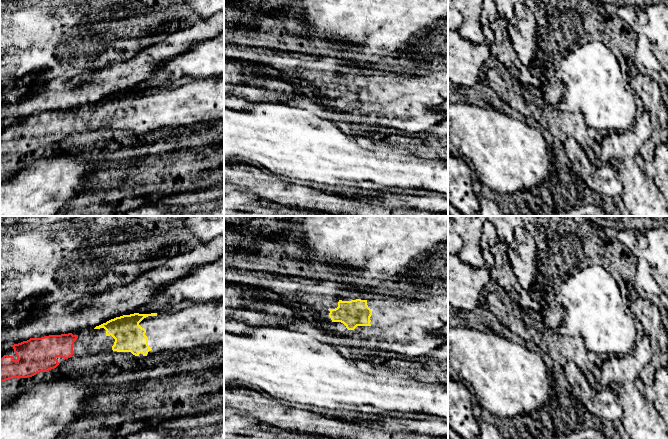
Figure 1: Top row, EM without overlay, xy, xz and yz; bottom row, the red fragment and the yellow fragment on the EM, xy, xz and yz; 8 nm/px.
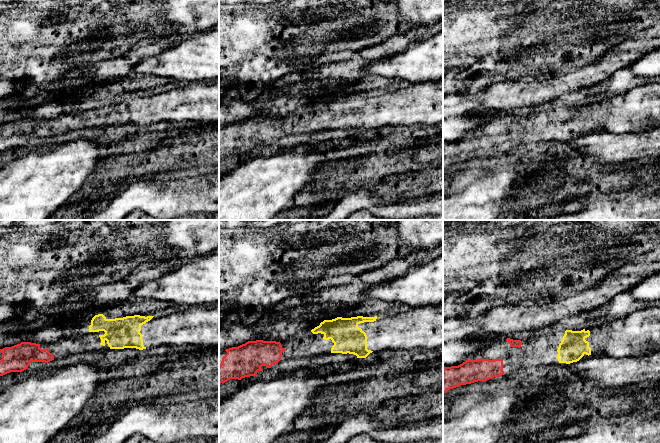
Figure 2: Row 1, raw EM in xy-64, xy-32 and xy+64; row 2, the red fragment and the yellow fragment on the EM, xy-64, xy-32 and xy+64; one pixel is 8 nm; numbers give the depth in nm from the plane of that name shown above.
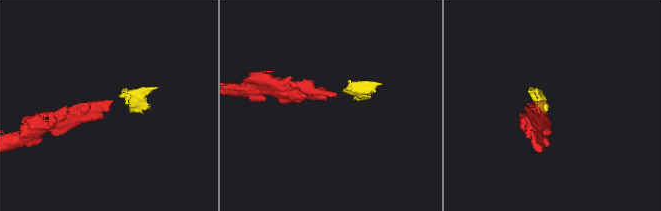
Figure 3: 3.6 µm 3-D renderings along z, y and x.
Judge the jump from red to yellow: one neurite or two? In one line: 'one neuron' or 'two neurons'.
one neuron

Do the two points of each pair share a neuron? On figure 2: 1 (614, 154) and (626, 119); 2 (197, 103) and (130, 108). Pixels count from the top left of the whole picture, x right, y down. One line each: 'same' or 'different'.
1: different
2: same

